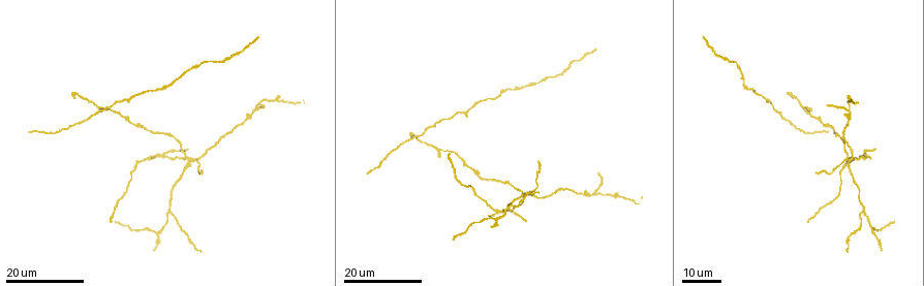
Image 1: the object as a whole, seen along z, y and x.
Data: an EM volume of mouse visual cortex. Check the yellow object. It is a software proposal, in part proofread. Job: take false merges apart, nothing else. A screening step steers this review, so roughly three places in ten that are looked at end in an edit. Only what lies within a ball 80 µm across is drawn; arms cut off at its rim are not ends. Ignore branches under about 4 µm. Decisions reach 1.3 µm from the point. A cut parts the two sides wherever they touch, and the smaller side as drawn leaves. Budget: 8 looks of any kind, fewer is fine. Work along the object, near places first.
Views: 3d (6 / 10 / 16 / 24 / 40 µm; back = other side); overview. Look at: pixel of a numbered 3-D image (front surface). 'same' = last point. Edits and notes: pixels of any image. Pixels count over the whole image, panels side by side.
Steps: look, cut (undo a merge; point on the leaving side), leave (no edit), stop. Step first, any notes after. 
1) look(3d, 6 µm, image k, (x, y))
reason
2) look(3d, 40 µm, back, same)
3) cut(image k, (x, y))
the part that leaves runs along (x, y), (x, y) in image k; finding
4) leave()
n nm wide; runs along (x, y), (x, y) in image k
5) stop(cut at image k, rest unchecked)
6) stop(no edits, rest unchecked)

look(3d, 24 µm, image 1, (496, 220))
three arms meet

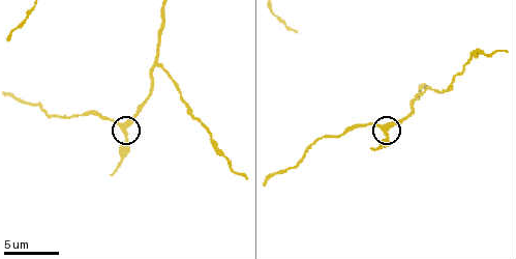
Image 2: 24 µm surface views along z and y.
look(3d, 10 µm, image 2, (121, 126))
closer look

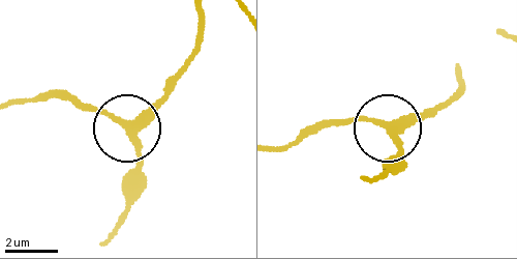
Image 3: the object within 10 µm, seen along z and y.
leave()
side arm 5 µm; 3 arms; all the same neuron

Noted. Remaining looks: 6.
look(3d, 10 µm, image 2, (156, 64))
branch point

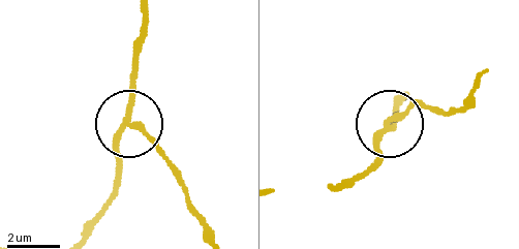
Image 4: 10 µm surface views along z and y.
look(3d, 10 µm, back, image 4, (126, 124))

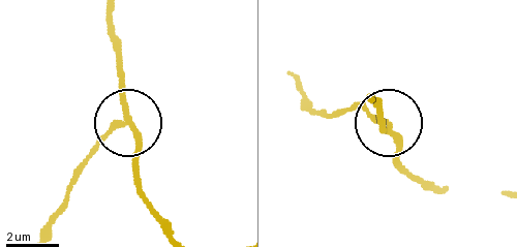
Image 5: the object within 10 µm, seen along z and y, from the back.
cut(image 5, (103, 140))
the part that leaves runs along (126, 120), (95, 151), (49, 232) in image 5; a second neuron is stuck on

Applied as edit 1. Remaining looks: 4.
look(overview)

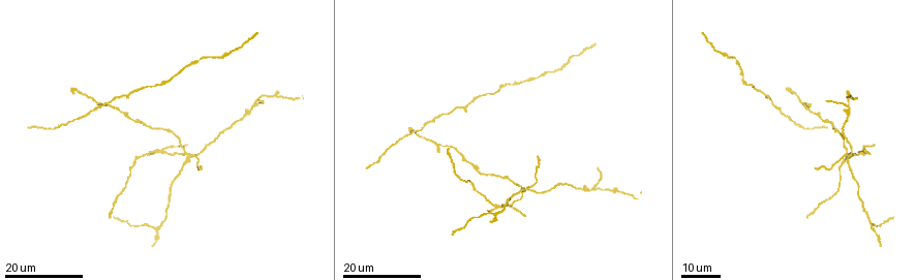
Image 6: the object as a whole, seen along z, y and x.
look(3d, 16 µm, image 6, (188, 153))
four-way junction

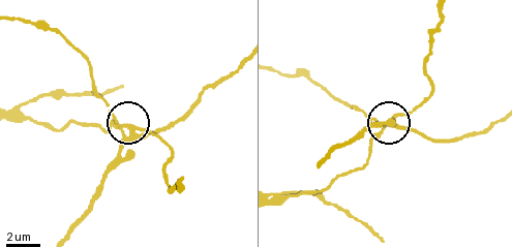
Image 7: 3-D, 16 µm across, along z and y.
look(3d, 6 µm, image 7, (122, 127))

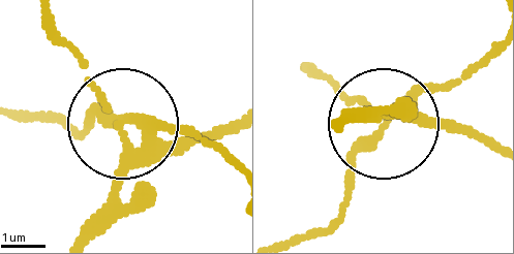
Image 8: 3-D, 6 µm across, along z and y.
cut(image 8, (364, 149))
270 nm wide; the part that leaves runs along (145, 143), (90, 114), (86, 128), (23, 114) in image 8; a second neuron is stuck on

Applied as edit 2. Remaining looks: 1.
stop(cut at image 5, cut at image 8, rest unchecked)

